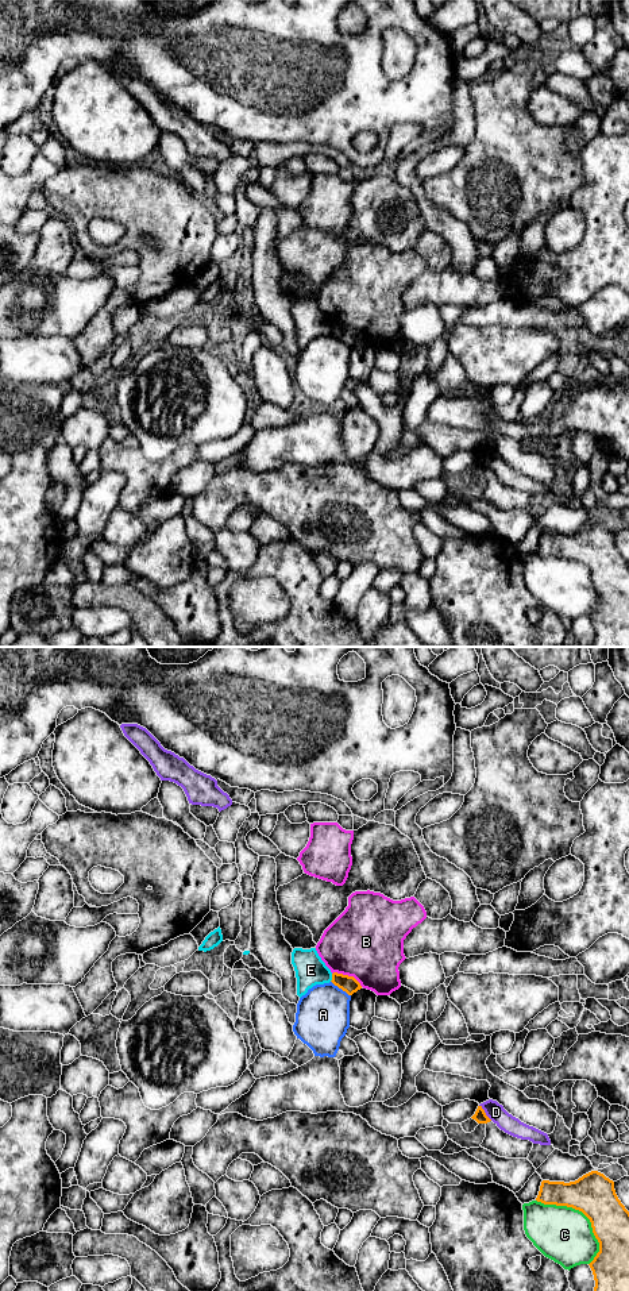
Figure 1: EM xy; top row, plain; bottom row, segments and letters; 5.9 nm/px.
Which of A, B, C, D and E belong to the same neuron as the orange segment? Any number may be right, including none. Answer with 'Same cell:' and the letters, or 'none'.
Same cell: none

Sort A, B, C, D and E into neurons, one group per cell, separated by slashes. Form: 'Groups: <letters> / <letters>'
Groups: A / B / C / D / E

